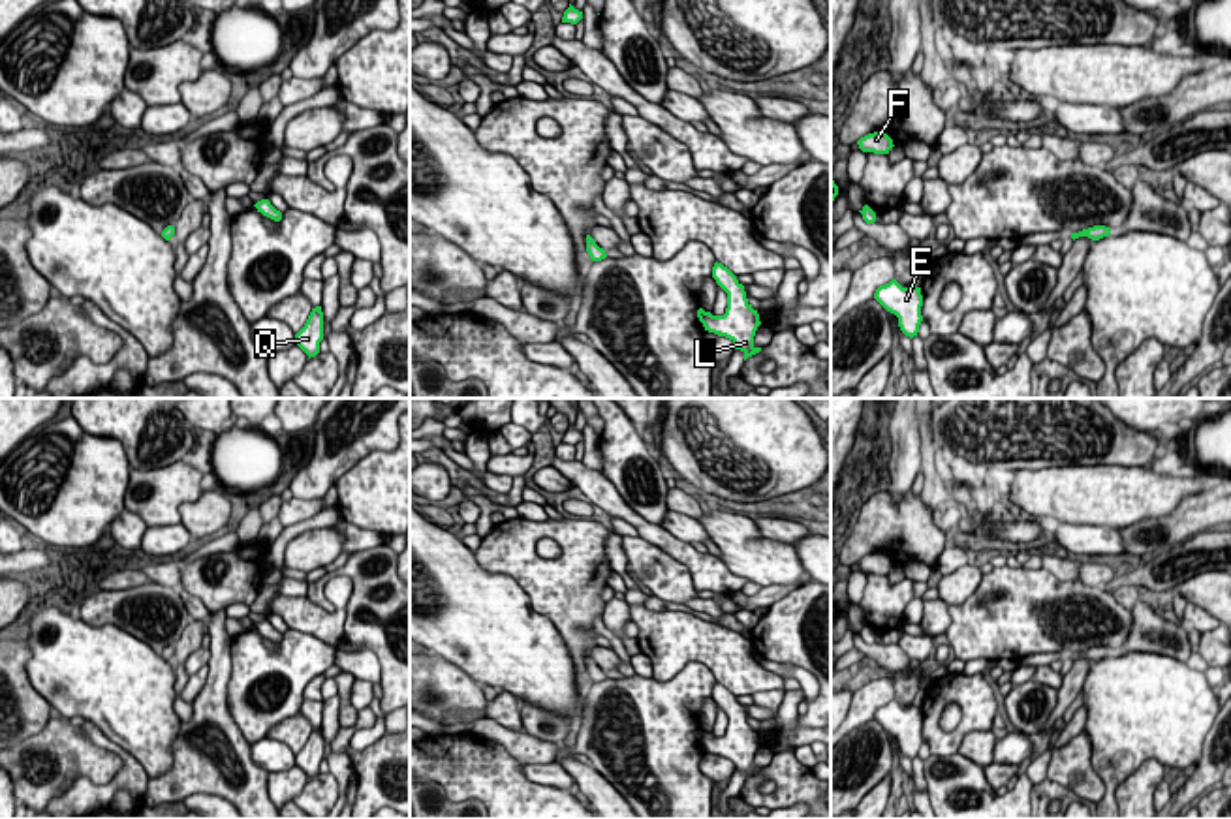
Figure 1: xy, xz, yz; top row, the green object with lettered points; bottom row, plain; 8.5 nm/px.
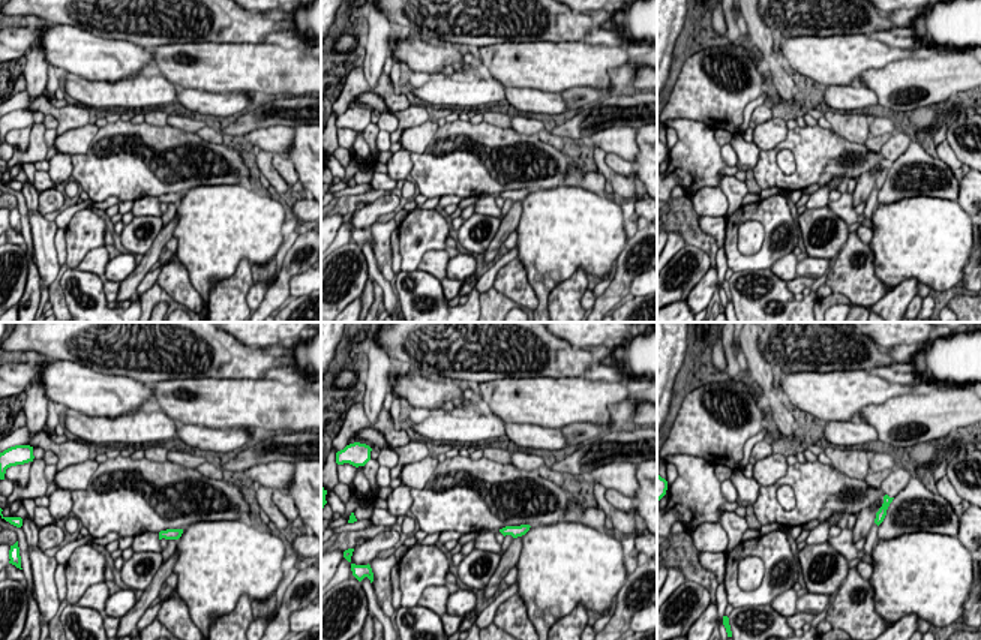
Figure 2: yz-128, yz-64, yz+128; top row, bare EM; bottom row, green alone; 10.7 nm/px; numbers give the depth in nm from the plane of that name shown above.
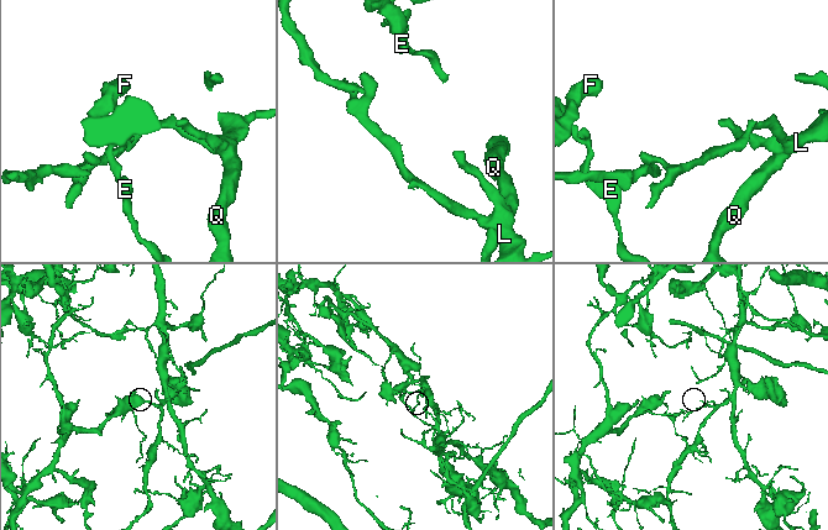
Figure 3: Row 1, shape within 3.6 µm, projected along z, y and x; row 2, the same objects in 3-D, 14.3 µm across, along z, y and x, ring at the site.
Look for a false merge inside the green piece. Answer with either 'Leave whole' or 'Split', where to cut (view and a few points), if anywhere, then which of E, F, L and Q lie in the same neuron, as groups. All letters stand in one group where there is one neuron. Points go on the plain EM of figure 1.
Split. Split along yz (1100, 647), (1096, 660). Groups: E F / L Q

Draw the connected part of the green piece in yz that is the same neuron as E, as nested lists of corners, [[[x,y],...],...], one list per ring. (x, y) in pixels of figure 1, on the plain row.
[[[895,699],[880,706],[874,714],[874,719],[891,734],[898,738],[900,751],[913,759],[919,753],[923,742],[921,727],[923,716],[921,708],[902,708]]]

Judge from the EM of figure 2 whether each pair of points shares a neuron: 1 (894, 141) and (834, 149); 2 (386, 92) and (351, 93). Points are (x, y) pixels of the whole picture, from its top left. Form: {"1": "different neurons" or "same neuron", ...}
{"1": "different neurons", "2": "same neuron"}

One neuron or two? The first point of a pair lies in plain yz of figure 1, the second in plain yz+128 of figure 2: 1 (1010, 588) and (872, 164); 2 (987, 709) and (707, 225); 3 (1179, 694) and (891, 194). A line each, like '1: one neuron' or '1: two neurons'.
1: one neuron
2: two neurons
3: two neurons

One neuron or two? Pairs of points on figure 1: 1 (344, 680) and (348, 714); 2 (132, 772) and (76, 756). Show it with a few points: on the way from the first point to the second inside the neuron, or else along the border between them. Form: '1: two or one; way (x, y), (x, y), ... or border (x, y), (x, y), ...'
1: one; way (344, 688), (346, 707)
2: two; border (89, 739), (121, 759), (121, 771), (106, 786)

